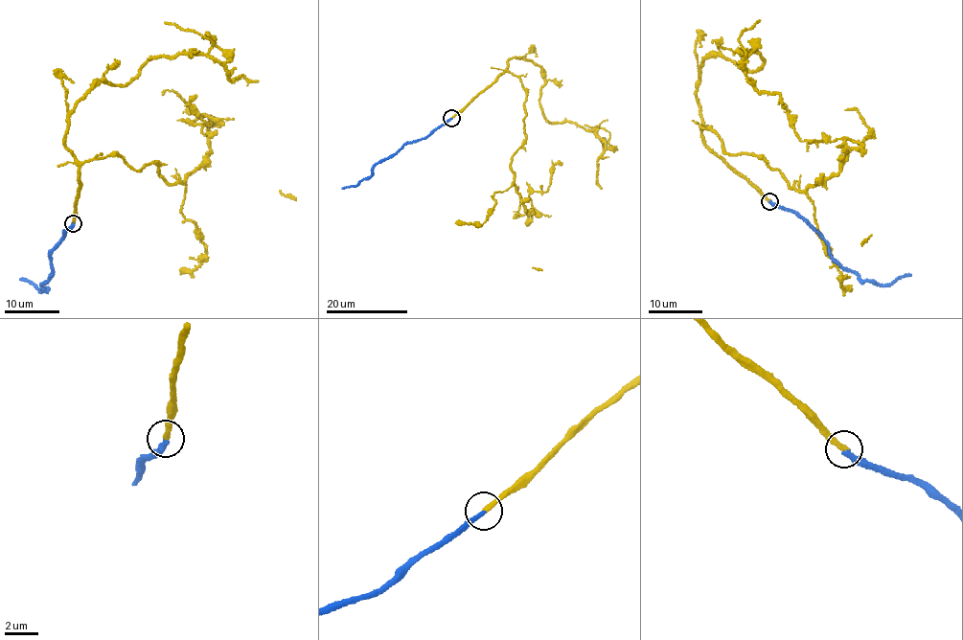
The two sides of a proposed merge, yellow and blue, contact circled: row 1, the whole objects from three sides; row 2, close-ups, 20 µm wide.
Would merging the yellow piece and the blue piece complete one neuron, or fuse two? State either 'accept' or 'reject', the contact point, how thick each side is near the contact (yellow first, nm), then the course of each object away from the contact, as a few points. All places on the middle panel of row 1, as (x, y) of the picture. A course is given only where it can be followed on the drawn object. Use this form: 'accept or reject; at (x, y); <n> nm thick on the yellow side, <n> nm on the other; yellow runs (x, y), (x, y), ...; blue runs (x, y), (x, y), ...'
accept; at (451, 118); 320 nm thick on the yellow side, 320 nm on the other; yellow runs (451, 118), (500, 76), (516, 76), (525, 141), (512, 168), (529, 220), (529, 195), (545, 192), (561, 162); blue runs (451, 118), (424, 138), (408, 143), (375, 165), (370, 176), (342, 189)

